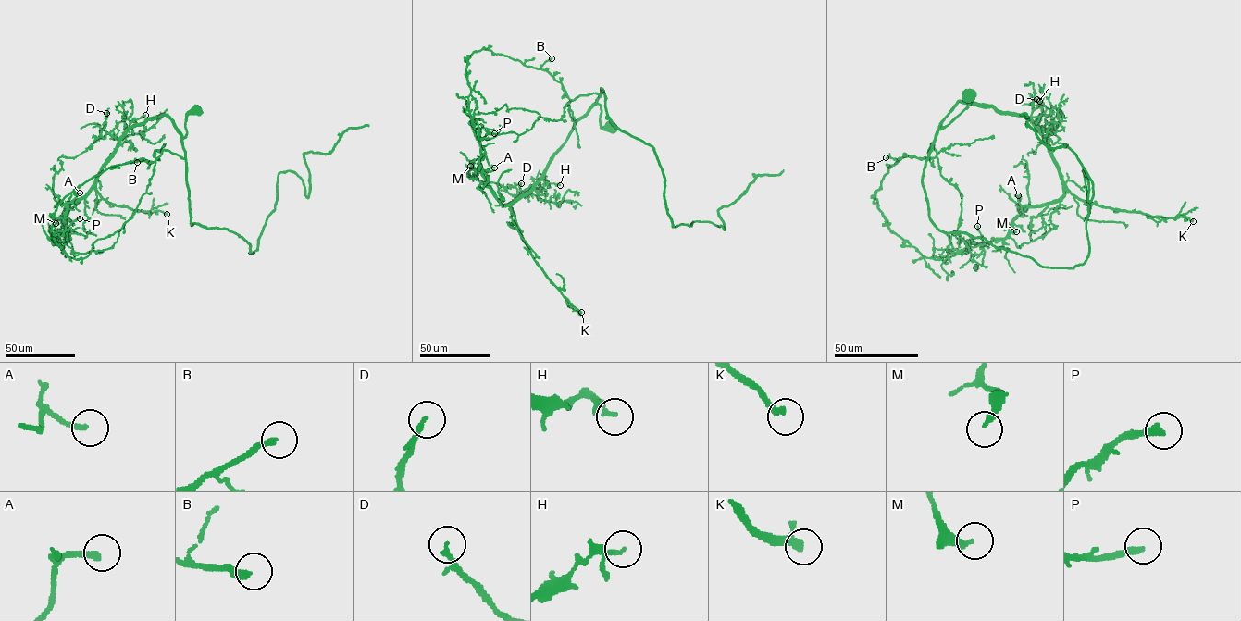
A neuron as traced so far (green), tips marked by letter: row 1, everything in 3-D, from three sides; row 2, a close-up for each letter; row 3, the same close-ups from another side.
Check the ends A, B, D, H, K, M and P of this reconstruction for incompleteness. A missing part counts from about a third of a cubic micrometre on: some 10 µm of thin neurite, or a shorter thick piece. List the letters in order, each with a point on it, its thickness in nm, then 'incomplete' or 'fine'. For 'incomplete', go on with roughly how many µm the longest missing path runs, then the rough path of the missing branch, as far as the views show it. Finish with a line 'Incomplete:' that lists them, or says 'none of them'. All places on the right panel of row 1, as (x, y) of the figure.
A: at (1018, 195); 240 nm thick; fine
B: at (886, 157); 240 nm thick; incomplete; about 8 µm are missing
D: at (1036, 99); 190 nm thick; fine
H: at (1039, 101); 130 nm thick; fine
K: at (1193, 221); 320 nm thick; incomplete; about 20 µm are missing; missing branch runs (1193, 221), (1203, 246)
M: at (1016, 231); 240 nm thick; fine
P: at (977, 226); 280 nm thick; fine
Incomplete: B, K

